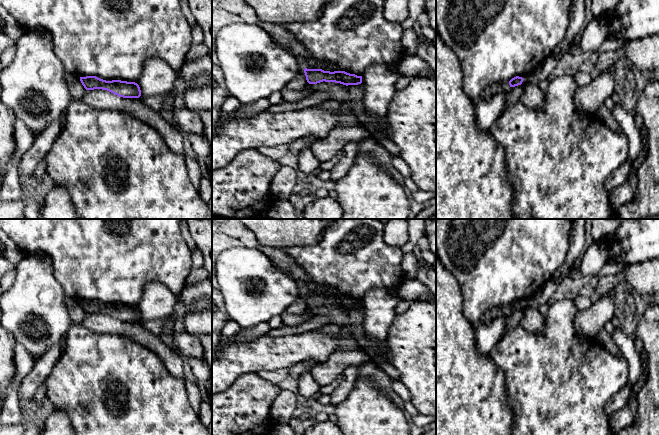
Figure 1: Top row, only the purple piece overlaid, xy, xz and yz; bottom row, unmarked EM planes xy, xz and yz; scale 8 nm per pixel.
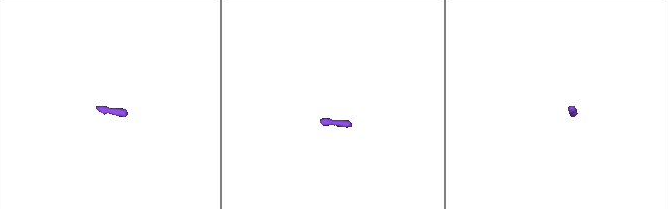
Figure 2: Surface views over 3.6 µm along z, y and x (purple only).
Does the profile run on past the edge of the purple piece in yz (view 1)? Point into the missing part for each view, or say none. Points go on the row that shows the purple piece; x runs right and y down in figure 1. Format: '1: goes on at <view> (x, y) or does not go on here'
1: goes on at yz (494, 88)

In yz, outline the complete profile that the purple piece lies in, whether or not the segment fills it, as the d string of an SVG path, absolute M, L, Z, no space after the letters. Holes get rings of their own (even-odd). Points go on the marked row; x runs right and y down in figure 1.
M516 76L512 78L508 83L493 83L487 86L480 95L480 99L487 99L497 93L510 90L511 87L521 85L523 78Z

